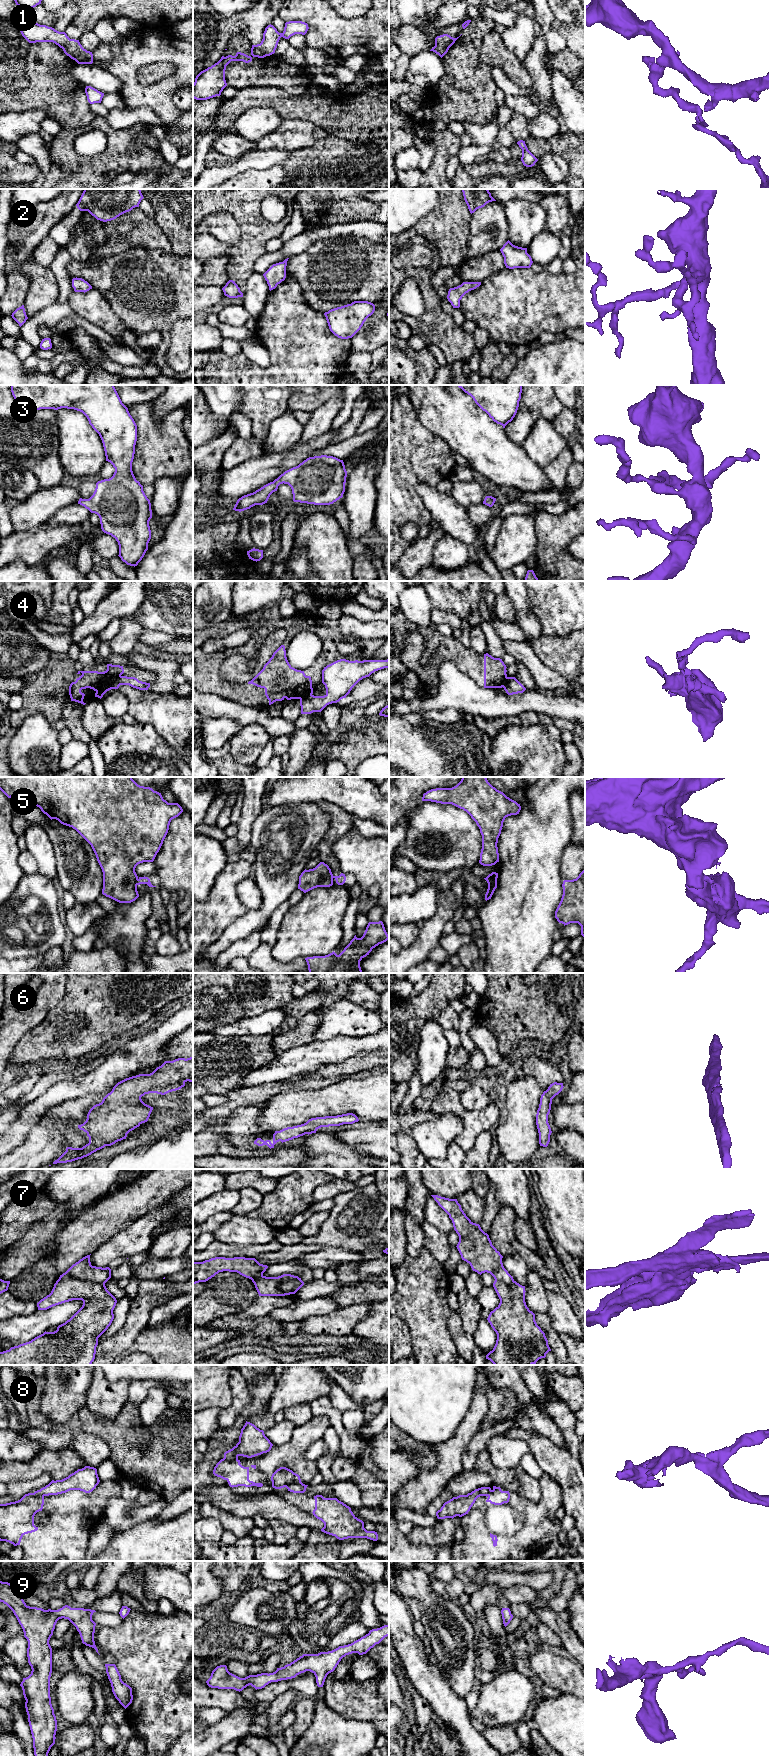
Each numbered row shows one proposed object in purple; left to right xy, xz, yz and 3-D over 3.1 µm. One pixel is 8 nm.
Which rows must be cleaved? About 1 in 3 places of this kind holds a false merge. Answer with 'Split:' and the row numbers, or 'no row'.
Split: 4, 5, 7, 8

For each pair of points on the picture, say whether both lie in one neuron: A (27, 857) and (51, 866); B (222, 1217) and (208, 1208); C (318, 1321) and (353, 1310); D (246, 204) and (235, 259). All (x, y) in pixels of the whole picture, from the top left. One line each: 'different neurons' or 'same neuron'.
A: different neurons
B: different neurons
C: same neuron
D: same neuron

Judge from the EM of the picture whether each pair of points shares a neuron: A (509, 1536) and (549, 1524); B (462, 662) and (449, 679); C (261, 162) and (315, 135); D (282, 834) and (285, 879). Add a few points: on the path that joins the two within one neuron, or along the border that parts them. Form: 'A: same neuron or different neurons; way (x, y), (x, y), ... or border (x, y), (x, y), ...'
A: same neuron; way (517, 1526), (522, 1521), (534, 1521), (539, 1524)
B: different neurons; border (438, 668), (443, 662), (451, 661), (475, 683)
C: different neurons; border (261, 150), (280, 149), (292, 152)
D: same neuron; way (282, 845), (282, 868)

